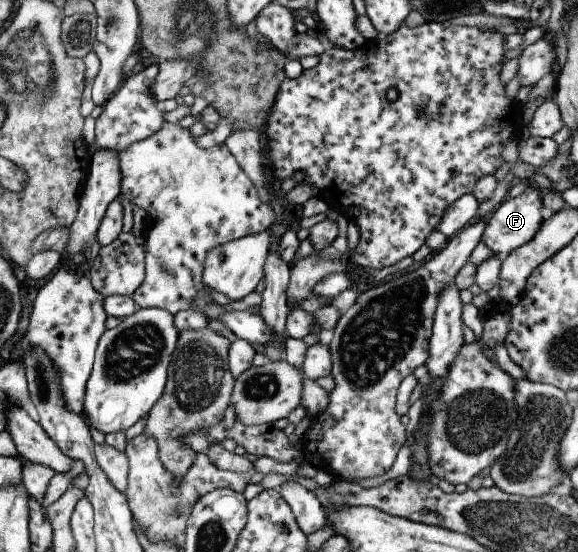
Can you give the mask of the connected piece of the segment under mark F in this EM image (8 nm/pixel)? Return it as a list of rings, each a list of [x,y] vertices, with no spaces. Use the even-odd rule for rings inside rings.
[[[527,182],[524,192],[516,198],[505,197],[498,207],[491,211],[484,219],[484,229],[480,241],[492,250],[494,255],[504,259],[513,249],[527,242],[539,228],[543,220],[540,215],[540,189],[531,182]]]

